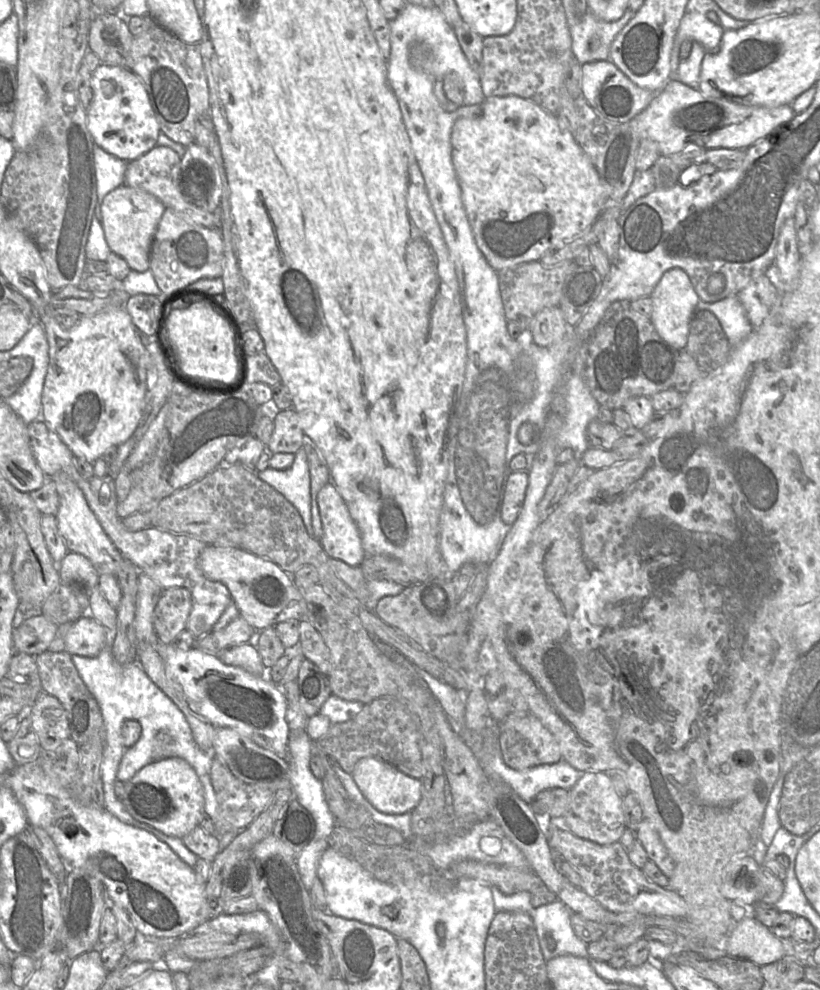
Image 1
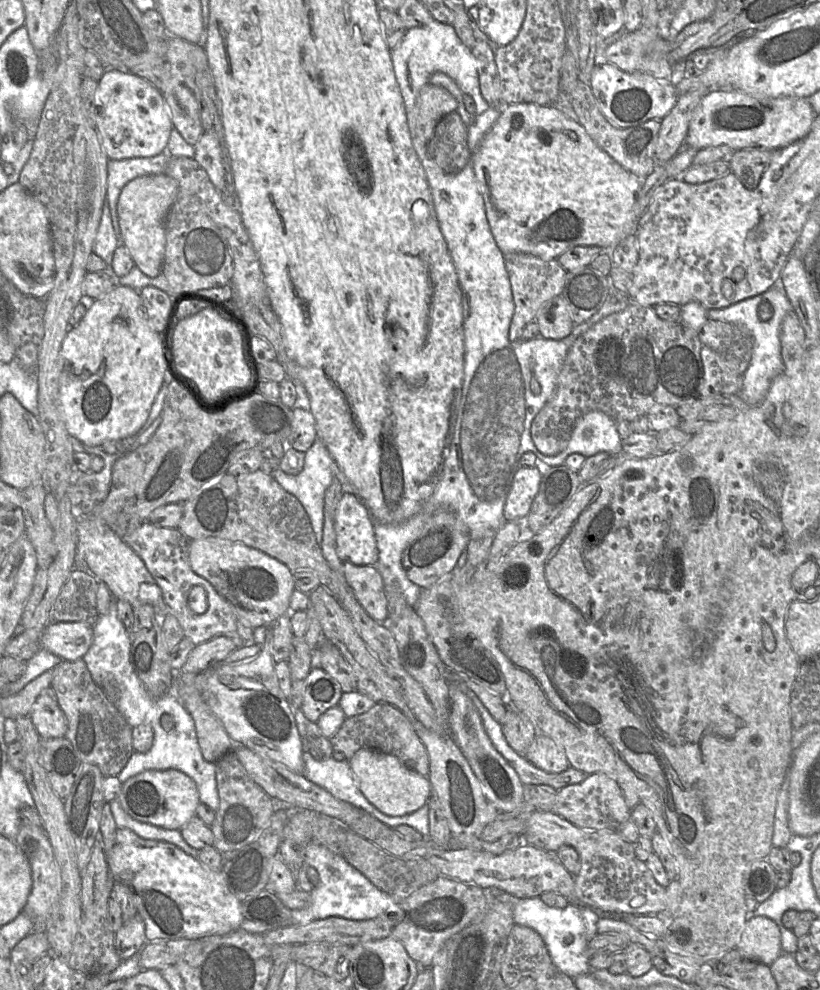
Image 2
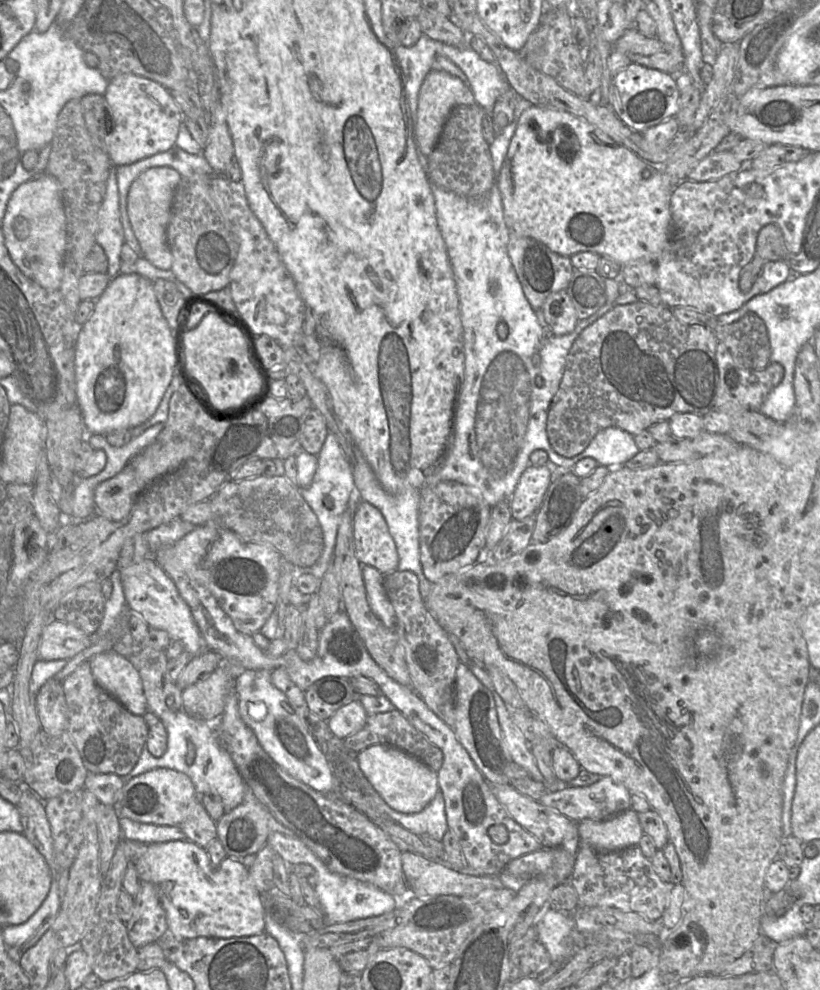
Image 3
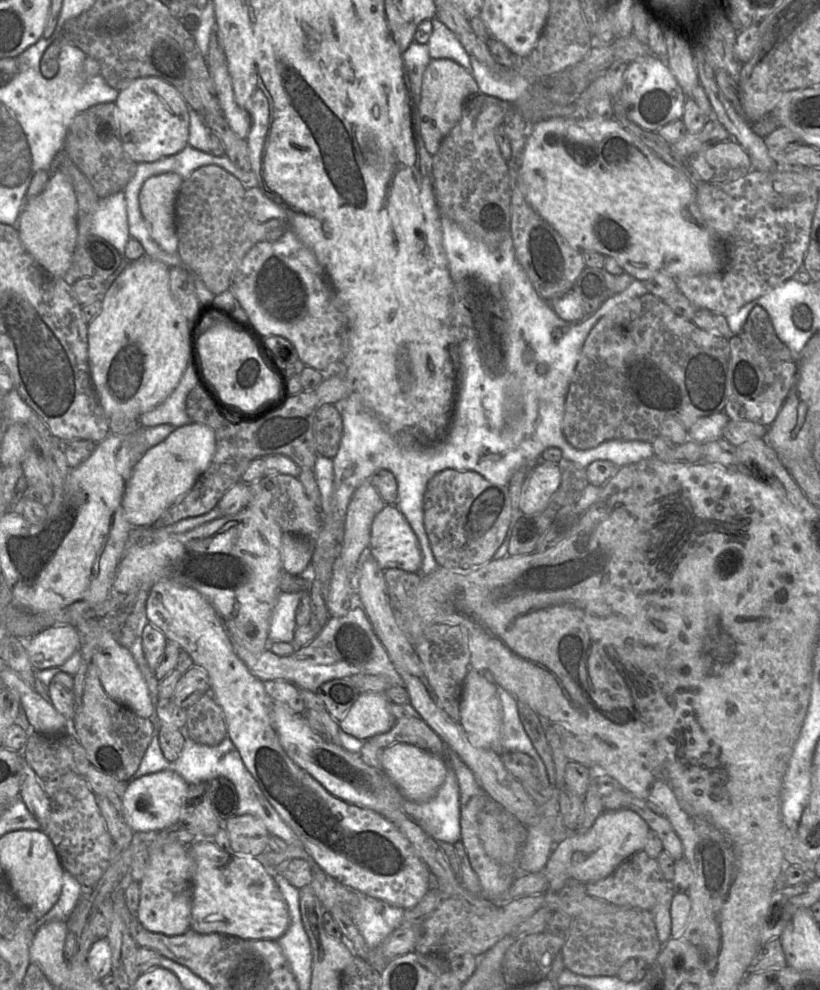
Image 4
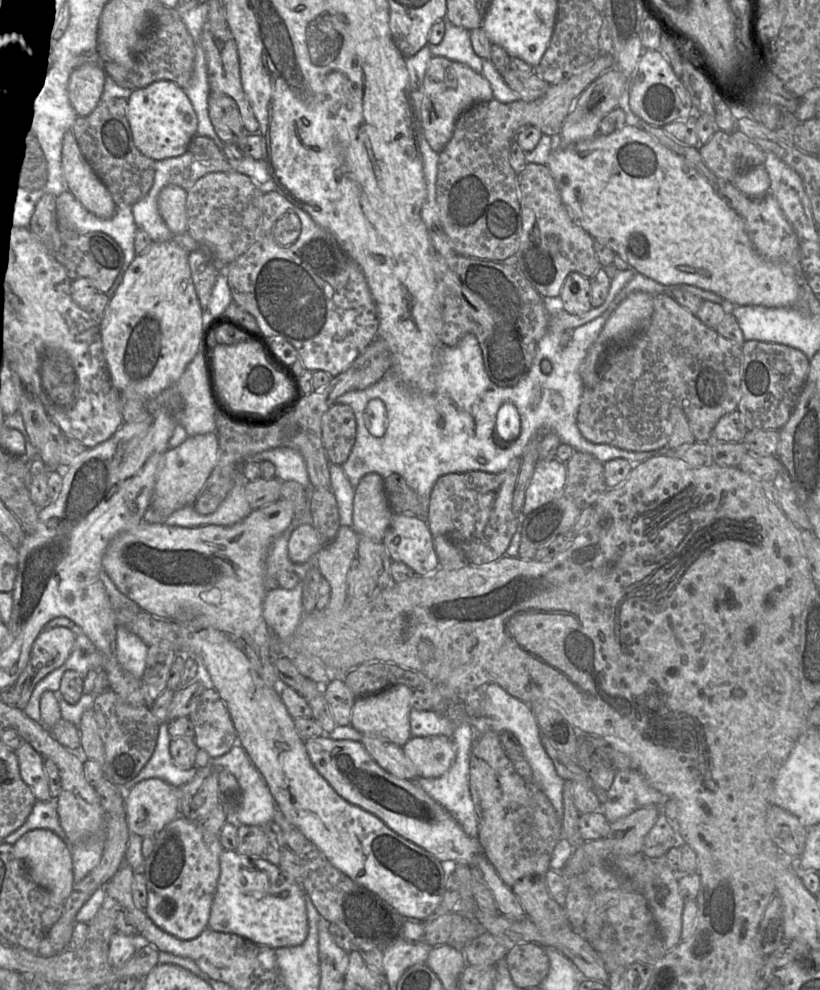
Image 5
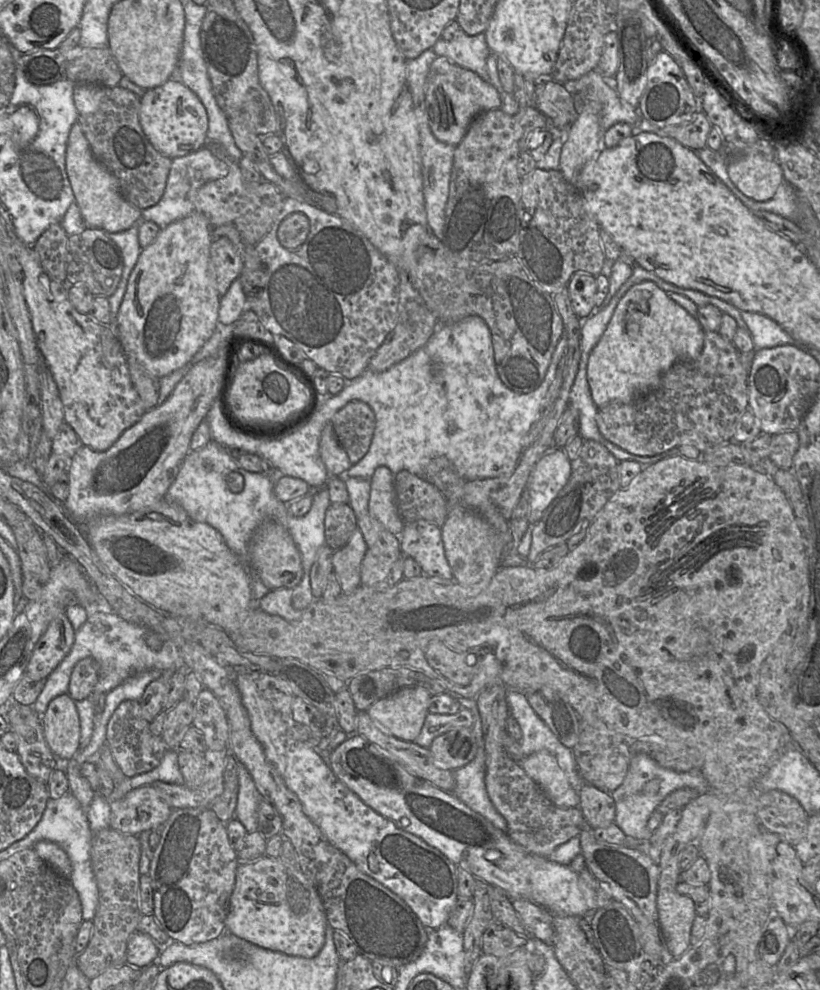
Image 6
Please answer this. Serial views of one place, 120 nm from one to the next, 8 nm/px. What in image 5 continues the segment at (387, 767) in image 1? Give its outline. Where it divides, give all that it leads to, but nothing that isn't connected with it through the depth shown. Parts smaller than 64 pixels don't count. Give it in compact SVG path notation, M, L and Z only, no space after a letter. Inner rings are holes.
M432 735L413 737L402 746L404 754L413 763L419 778L437 778L446 773L455 759L455 749L450 737Z

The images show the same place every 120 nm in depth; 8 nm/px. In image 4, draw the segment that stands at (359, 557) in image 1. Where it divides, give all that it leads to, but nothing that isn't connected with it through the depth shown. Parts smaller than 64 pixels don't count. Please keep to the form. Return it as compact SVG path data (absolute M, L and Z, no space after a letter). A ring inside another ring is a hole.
M386 505L371 526L369 553L383 570L398 568L418 573L422 554L418 539L395 505Z

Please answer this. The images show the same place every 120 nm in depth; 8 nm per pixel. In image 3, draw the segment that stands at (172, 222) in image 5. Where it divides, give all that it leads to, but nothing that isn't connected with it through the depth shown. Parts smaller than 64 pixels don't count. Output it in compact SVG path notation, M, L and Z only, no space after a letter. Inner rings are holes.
M154 167L138 176L128 193L128 217L141 247L142 257L161 270L170 270L173 263L173 255L167 238L167 228L174 194L181 179L181 175L170 167Z

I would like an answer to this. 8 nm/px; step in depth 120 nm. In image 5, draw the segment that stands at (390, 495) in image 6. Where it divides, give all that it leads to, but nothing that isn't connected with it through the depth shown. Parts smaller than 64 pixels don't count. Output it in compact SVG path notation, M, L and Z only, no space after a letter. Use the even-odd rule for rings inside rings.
M377 473L365 475L355 489L352 524L354 531L359 537L367 537L375 542L381 542L393 514L384 489L384 478Z

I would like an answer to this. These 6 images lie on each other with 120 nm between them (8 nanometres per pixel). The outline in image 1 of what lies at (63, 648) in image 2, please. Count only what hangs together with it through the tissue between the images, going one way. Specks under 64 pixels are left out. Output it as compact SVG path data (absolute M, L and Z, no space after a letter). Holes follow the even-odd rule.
M87 615L67 626L64 643L71 656L95 657L108 645L108 631Z

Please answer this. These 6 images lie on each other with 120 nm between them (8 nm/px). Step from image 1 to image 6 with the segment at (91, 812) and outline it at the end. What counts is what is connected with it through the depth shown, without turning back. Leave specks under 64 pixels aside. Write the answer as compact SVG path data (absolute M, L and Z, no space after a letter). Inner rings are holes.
M268 856L239 863L225 918L227 933L263 949L314 958L325 944L327 926L322 900L299 867Z

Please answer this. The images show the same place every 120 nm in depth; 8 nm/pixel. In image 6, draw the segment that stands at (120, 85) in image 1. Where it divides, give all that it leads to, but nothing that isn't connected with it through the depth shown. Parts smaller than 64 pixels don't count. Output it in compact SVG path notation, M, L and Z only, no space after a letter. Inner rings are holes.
M178 78L145 92L141 97L139 120L155 149L171 159L191 154L208 143L207 111L198 96Z

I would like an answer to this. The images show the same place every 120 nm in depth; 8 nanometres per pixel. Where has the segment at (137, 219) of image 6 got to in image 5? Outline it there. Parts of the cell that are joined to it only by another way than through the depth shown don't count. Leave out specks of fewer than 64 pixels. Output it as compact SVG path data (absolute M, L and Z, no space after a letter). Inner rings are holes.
M72 130L64 136L61 162L68 191L95 216L103 219L112 217L117 205L84 158Z

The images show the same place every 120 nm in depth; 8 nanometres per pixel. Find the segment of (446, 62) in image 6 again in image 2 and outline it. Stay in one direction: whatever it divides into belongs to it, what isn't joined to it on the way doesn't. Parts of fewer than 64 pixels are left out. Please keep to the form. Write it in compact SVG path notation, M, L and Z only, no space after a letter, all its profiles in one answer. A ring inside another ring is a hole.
M427 84L419 97L419 110L417 117L417 134L426 143L434 132L438 121L446 114L456 111L457 100L451 93L440 86Z

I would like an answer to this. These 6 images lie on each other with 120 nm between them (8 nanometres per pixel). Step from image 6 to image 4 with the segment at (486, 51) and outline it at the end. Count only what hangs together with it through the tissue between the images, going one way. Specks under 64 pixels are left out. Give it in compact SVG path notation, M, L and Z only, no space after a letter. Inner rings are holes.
M436 18L432 19L432 33L427 45L431 59L451 59L471 73L471 56L458 36Z

